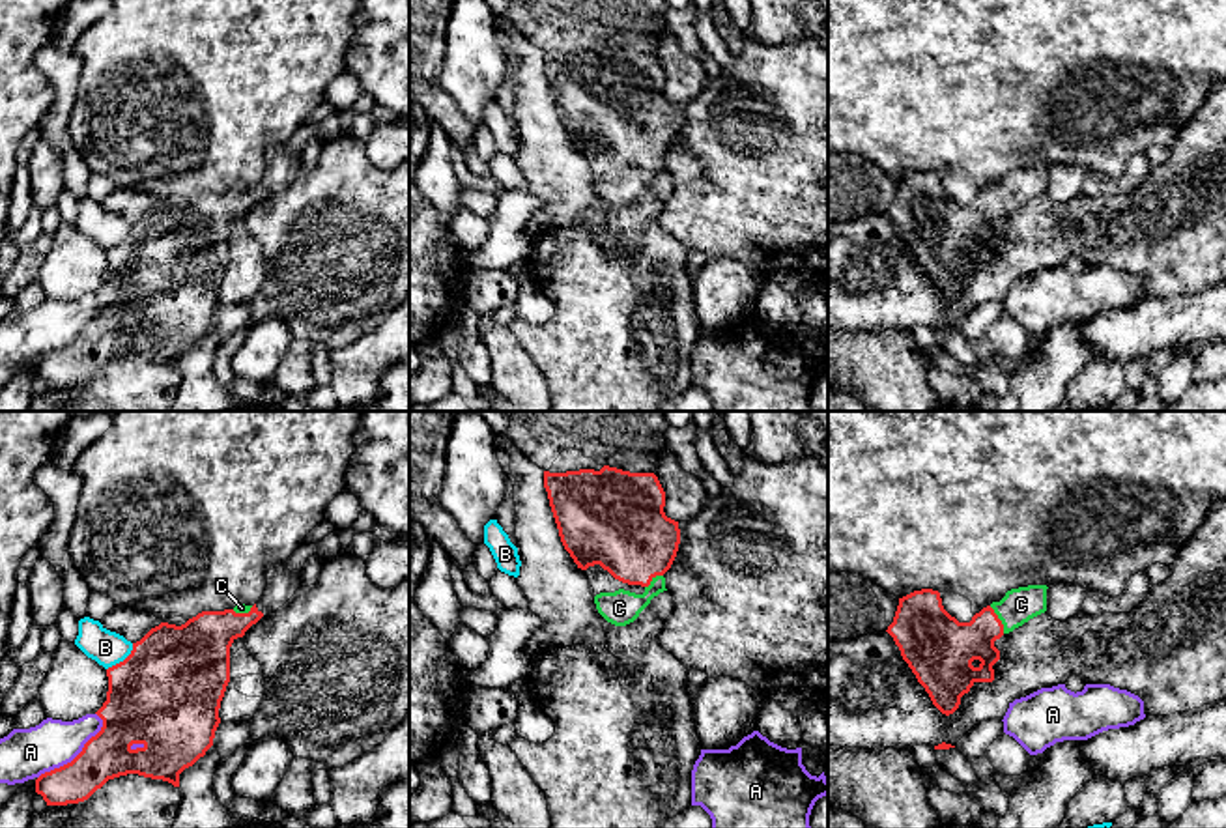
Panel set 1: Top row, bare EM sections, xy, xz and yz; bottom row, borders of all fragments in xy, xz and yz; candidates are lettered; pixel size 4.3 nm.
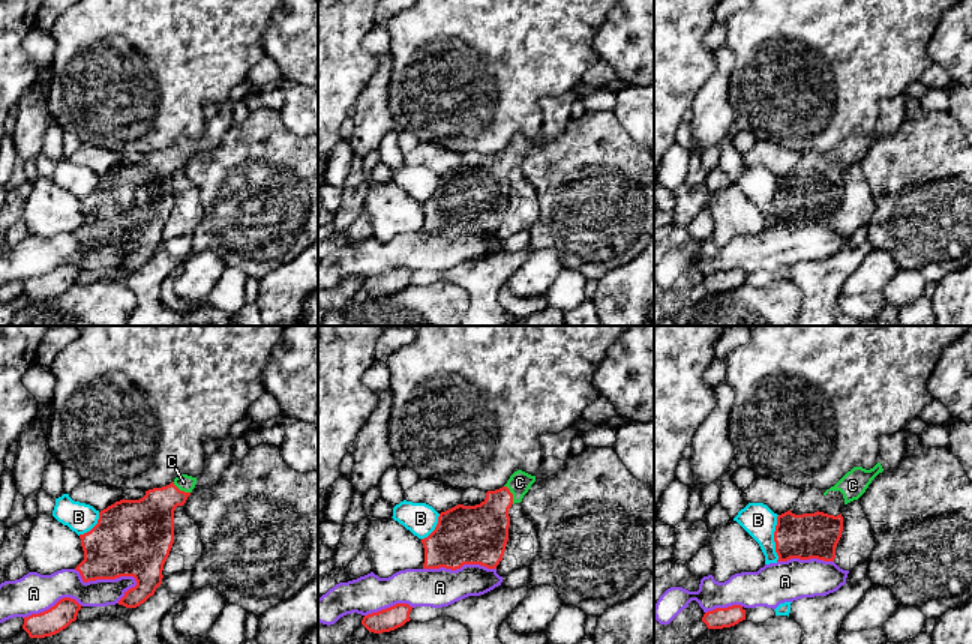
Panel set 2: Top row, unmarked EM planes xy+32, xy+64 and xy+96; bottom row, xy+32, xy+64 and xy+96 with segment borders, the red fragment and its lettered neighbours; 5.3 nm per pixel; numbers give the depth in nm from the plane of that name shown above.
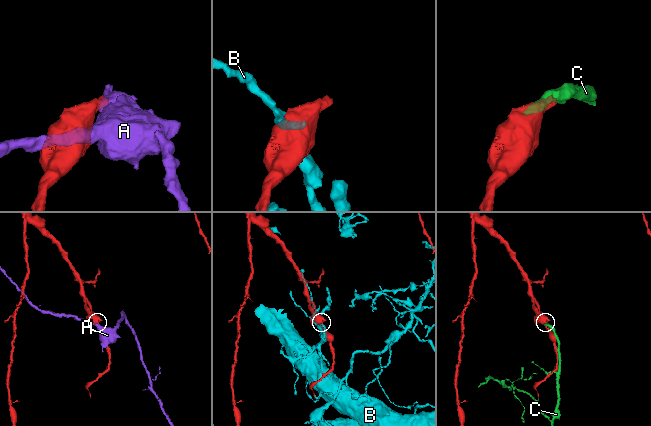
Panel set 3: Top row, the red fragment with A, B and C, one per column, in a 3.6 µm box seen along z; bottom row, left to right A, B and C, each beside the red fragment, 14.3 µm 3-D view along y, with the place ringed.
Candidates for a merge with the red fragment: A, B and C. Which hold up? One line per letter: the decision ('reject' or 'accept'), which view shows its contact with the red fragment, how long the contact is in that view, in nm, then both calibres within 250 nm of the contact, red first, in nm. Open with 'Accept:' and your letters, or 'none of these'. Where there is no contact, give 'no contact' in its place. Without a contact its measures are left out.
Accept: C
A: reject; meets red in xy; contact 380 nm long; 200 nm thick on the red side, 220 nm on the other
B: reject; meets red in xy; contact 170 nm long; 460 nm thick on the red side, 150 nm on the other
C: accept; meets red in yz; contact 140 nm long; 240 nm thick on the red side, 150 nm on the other

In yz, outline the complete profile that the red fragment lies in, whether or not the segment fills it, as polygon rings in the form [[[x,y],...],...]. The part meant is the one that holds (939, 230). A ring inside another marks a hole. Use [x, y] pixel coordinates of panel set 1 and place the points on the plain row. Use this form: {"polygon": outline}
{"polygon": [[[1047,166],[1011,170],[970,204],[951,198],[938,172],[914,172],[899,179],[886,213],[933,286],[949,297],[976,264],[994,262],[992,247],[1000,241],[994,222],[1045,194],[1047,170]]]}

